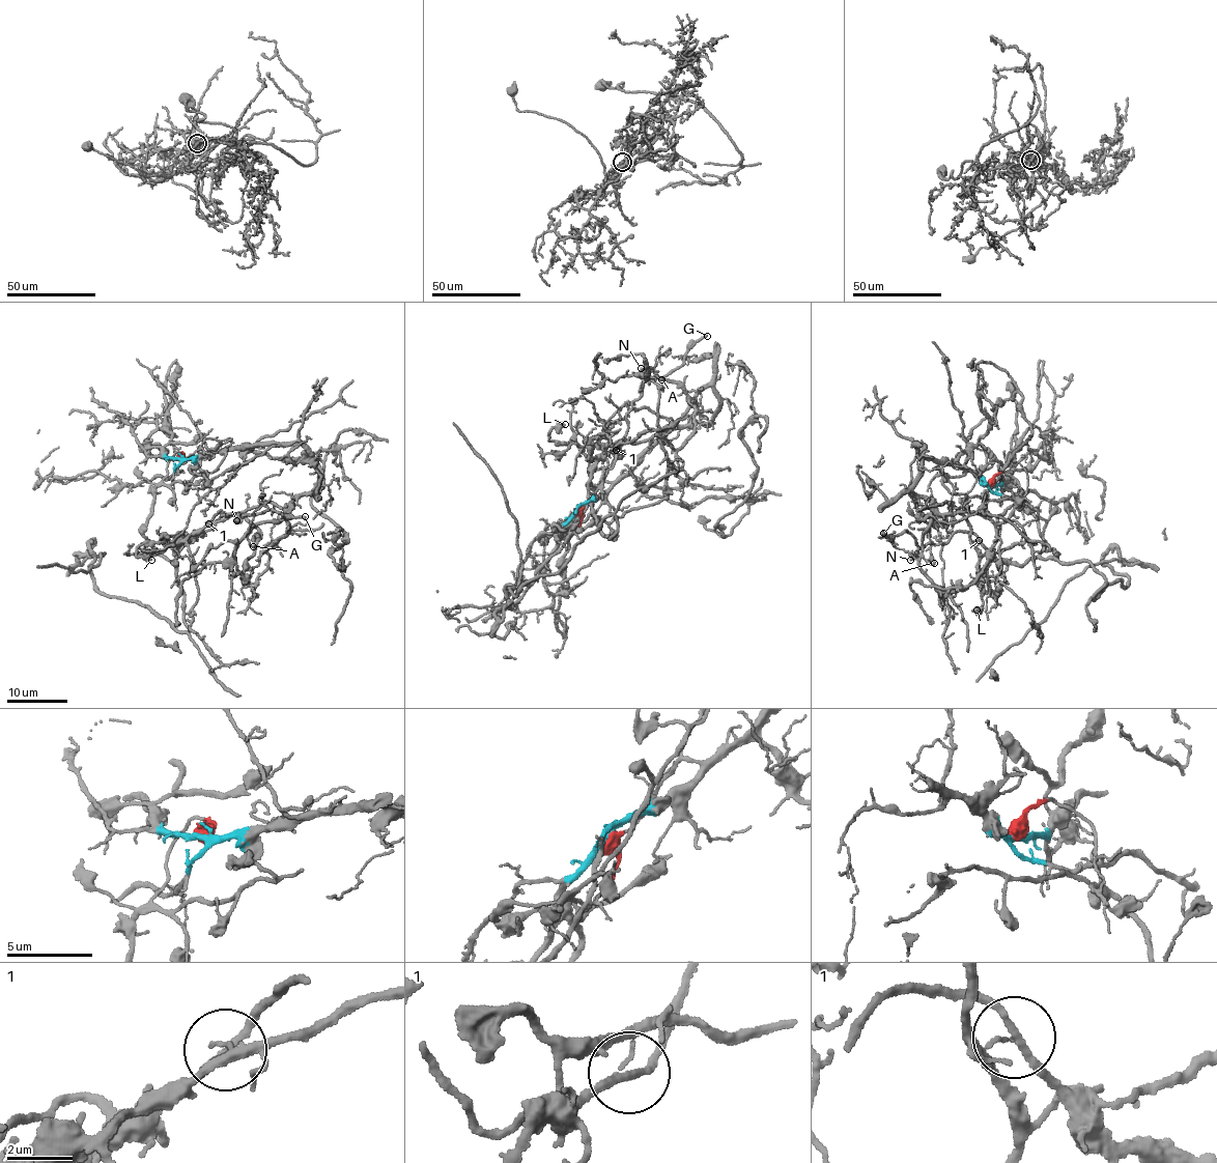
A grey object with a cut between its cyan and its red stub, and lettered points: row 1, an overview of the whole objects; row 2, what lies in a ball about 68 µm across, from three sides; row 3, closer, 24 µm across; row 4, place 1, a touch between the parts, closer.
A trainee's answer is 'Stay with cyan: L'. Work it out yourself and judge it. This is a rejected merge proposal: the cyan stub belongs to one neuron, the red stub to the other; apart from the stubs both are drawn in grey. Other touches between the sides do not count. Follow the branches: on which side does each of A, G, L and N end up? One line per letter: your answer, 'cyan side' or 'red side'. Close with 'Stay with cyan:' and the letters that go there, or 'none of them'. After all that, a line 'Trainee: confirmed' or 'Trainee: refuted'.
A: cyan side
G: red side
L: red side
N: red side
Stay with cyan: A
Trainee: refuted

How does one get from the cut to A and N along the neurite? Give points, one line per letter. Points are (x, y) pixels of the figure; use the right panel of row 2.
A: (990, 484), (914, 445), (925, 448), (912, 491), (933, 513), (921, 550), (935, 562)
N: (990, 486), (1003, 472), (1014, 476), (1043, 546), (1056, 555), (1012, 564), (961, 532), (910, 561)

